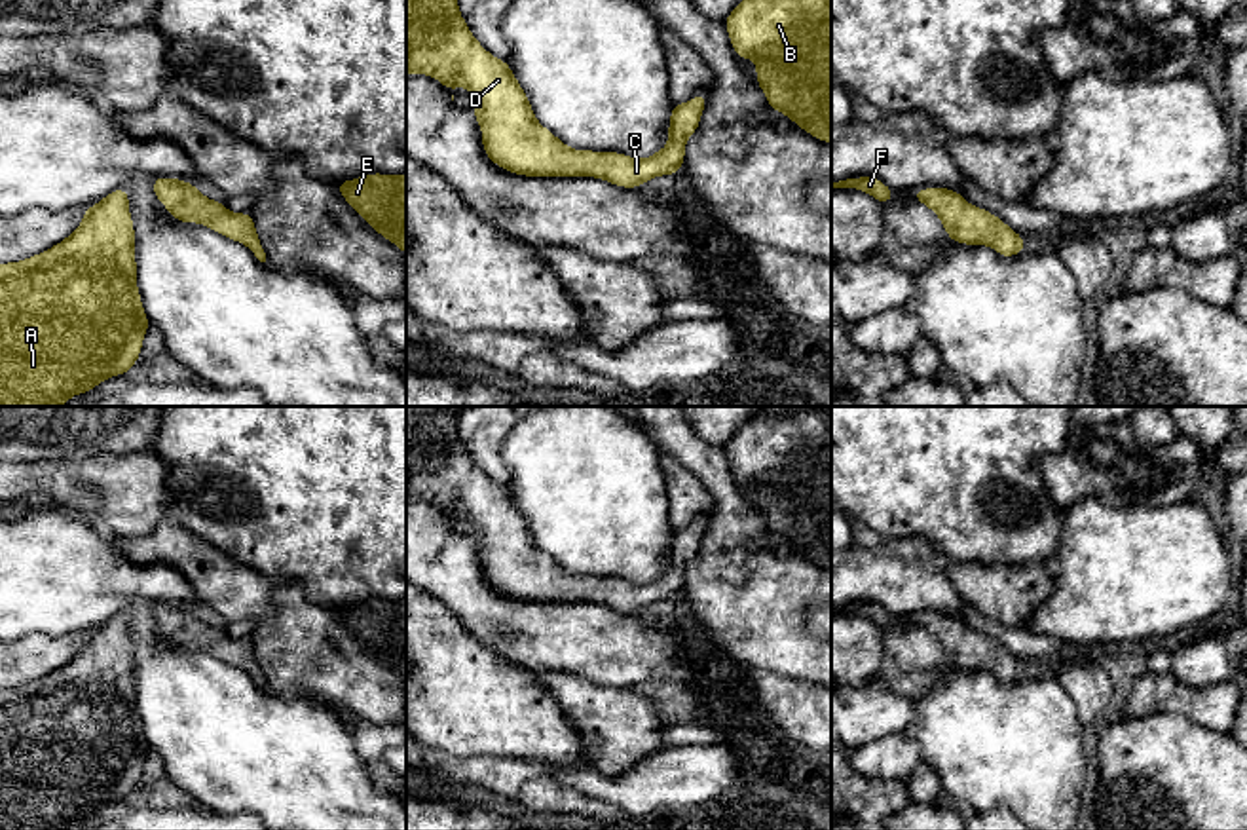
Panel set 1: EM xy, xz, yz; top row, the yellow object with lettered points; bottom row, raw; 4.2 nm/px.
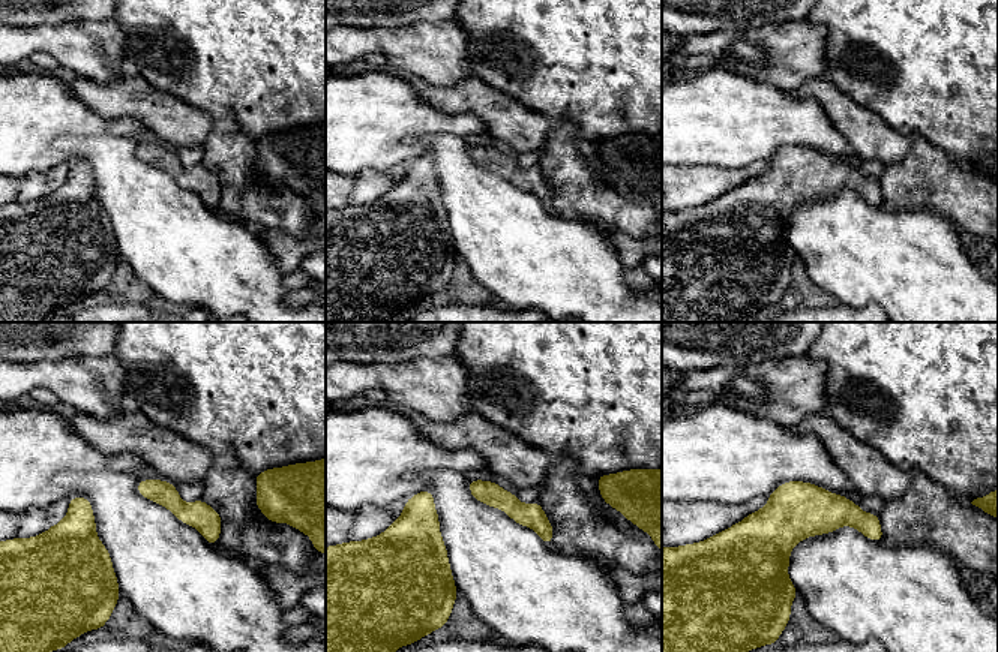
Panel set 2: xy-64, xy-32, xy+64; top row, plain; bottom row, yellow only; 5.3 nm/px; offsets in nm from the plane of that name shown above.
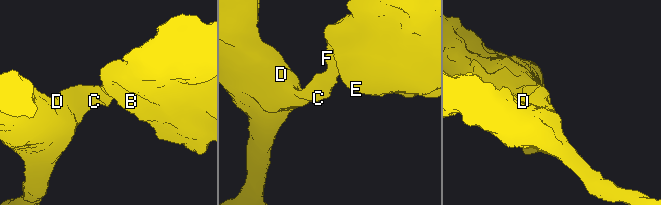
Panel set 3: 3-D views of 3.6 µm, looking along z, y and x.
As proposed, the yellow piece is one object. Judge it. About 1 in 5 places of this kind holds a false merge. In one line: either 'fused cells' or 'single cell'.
single cell

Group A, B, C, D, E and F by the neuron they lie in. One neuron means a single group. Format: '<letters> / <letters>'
A B C D E F

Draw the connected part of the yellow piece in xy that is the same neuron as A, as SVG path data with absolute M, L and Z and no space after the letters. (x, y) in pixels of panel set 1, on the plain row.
M123 612L84 636L76 657L23 688L0 689L0 830L63 830L106 803L127 800L150 745L137 712L135 653Z

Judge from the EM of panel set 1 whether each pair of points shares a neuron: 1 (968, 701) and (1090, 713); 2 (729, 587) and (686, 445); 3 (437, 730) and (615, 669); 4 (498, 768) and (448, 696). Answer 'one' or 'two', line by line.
1: two
2: one
3: two
4: two

